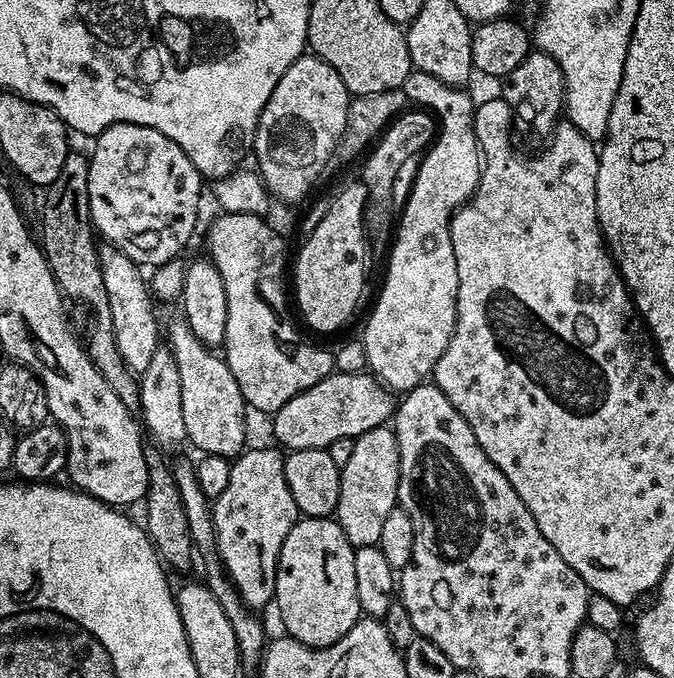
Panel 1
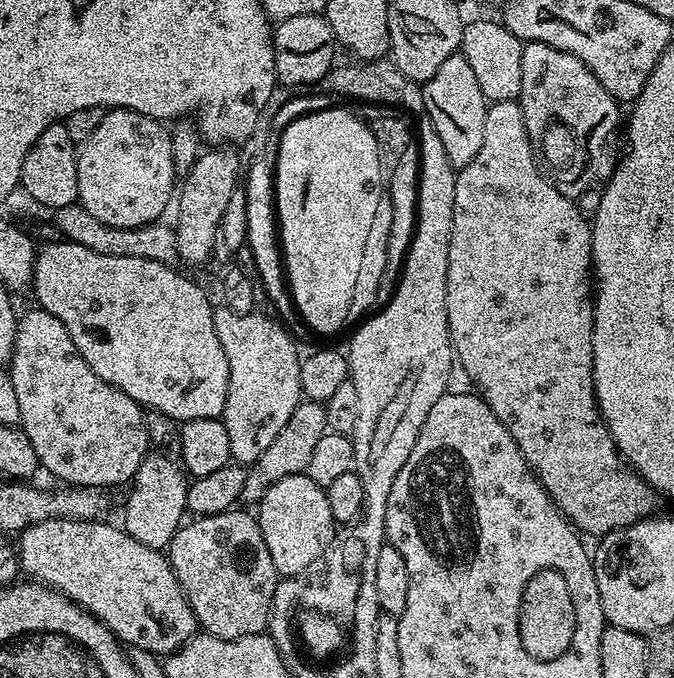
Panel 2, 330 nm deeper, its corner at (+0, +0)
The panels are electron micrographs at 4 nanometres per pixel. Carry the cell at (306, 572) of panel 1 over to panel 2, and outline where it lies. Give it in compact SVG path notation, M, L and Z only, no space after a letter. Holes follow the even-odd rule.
M306 474L291 476L274 482L266 490L258 505L258 519L262 538L266 542L266 550L270 550L270 558L276 567L277 577L296 578L299 572L304 572L312 563L319 561L328 551L334 535L334 521L330 514L330 502L325 489L319 488Z

